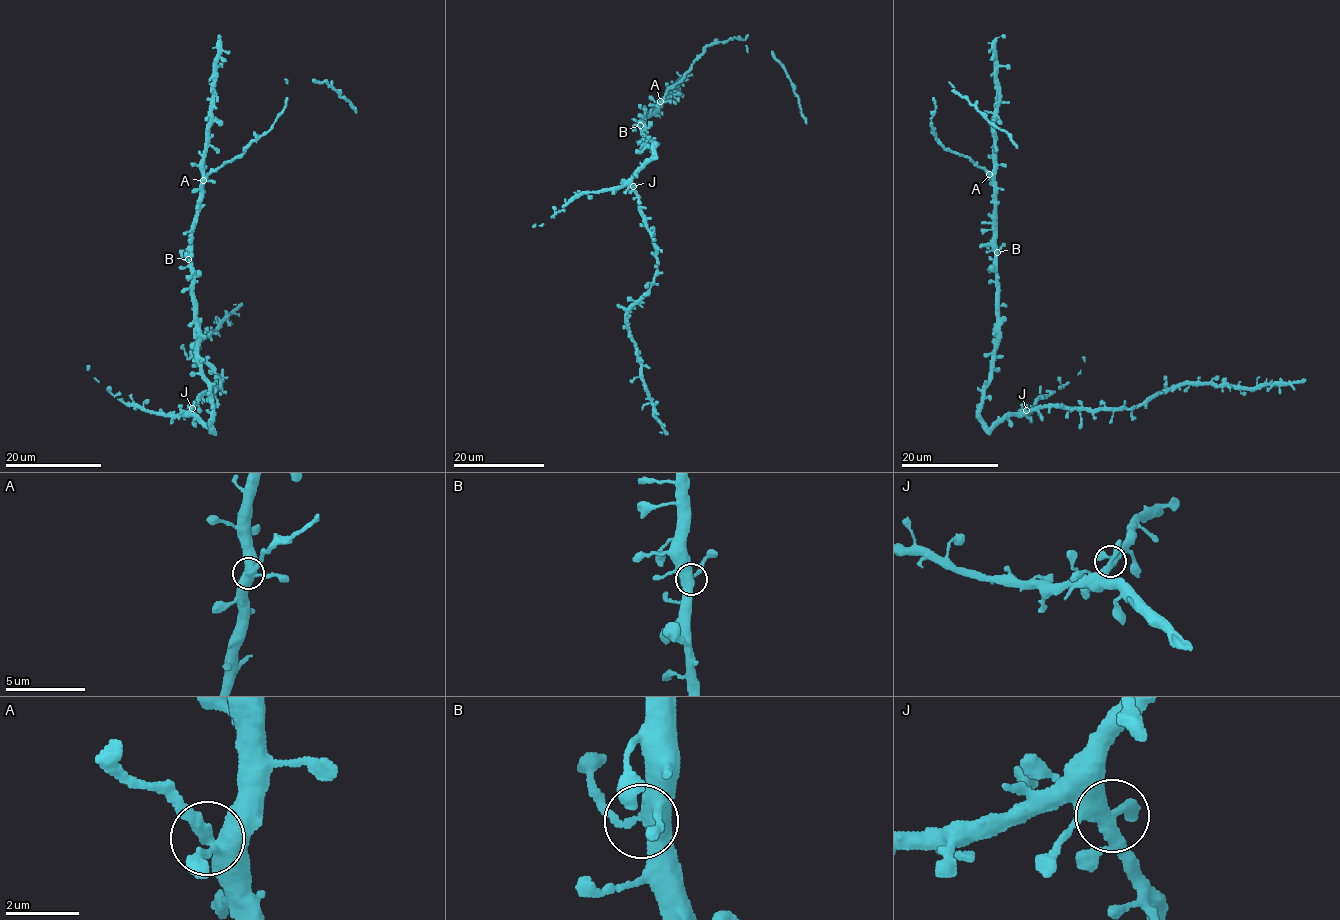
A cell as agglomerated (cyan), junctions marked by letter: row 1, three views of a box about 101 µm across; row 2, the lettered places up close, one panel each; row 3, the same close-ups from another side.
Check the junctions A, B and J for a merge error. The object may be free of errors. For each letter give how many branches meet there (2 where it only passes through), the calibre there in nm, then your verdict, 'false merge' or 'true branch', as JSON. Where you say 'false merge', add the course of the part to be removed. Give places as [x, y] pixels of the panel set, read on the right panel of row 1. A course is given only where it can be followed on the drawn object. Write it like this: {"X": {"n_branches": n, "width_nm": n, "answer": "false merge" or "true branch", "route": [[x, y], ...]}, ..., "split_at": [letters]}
{"A": {"n_branches": 4, "width_nm": 360, "answer": "false merge"}, "B": {"n_branches": 3, "width_nm": 400, "answer": "true branch"}, "J": {"n_branches": 4, "width_nm": 340, "answer": "true branch"}, "split_at": ["A"]}

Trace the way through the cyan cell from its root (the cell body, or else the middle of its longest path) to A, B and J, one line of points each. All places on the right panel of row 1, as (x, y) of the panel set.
A: (996, 338), (995, 188), (994, 178), (989, 174)
B: (996, 338), (997, 252)
J: (996, 338), (995, 359), (983, 393), (980, 420), (988, 428), (995, 427), (1026, 410)

